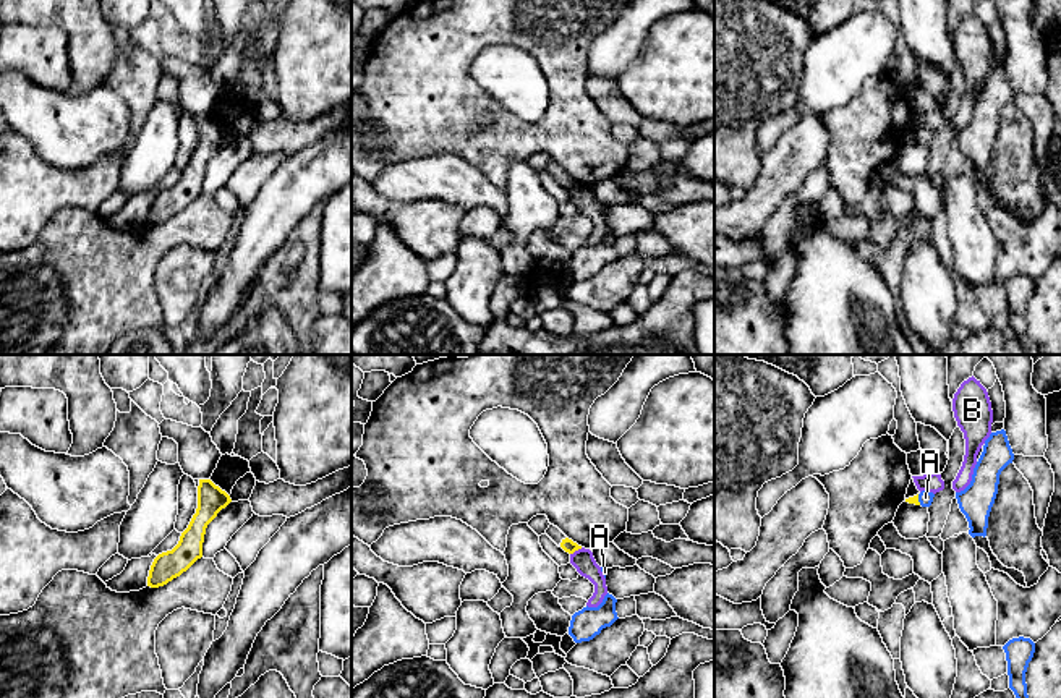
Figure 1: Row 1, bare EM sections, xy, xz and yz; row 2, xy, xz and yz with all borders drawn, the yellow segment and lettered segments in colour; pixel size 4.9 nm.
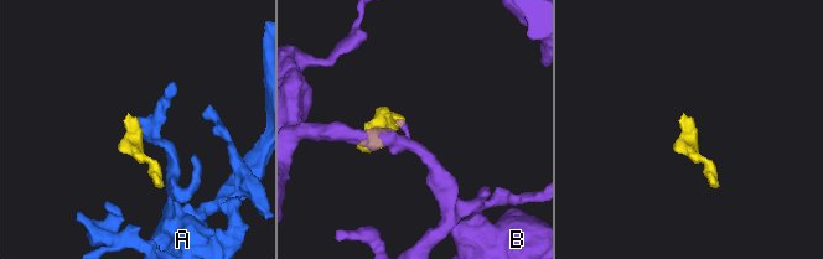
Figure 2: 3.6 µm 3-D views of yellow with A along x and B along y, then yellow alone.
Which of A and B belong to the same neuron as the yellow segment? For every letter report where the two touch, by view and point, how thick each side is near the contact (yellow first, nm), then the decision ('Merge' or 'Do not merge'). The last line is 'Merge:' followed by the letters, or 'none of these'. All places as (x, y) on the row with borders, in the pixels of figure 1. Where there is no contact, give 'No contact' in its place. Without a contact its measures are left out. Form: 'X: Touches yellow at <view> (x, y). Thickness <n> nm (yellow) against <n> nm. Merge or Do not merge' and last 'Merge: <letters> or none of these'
A: Touches yellow at yz (917, 499). Thickness 40 nm (yellow) against 70 nm. Merge
B: Touches yellow at xz (575, 549). Thickness 70 nm (yellow) against 110 nm. Do not merge
Merge: A

